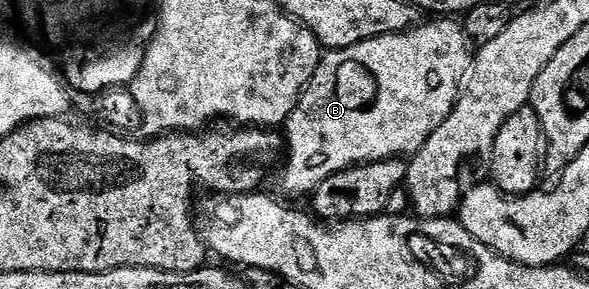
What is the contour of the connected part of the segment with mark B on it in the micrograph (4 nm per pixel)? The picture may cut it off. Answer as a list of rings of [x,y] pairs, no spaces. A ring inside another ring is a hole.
[[[439,16],[431,21],[435,22],[425,23],[426,21],[424,21],[422,24],[416,24],[411,29],[402,30],[396,34],[382,34],[376,38],[353,44],[349,48],[327,50],[320,57],[315,75],[311,77],[309,84],[299,95],[299,103],[293,108],[293,112],[287,117],[285,123],[285,131],[287,130],[287,138],[285,134],[285,162],[287,158],[287,167],[283,170],[283,186],[289,193],[307,196],[314,192],[329,176],[342,170],[349,170],[353,166],[364,166],[367,162],[380,162],[386,158],[414,155],[415,151],[425,144],[425,140],[429,140],[432,132],[447,119],[449,112],[455,107],[455,100],[463,85],[463,80],[469,73],[473,54],[470,49],[467,51],[469,39],[458,21],[447,16]]]

